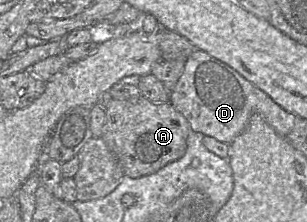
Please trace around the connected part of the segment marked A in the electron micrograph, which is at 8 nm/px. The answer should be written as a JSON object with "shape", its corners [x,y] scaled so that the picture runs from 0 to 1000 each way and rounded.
{"shape":[[[453,428],[414,450],[362,446],[342,491],[345,527],[329,622],[381,712],[401,779],[453,802],[511,775],[541,739],[586,716],[609,671],[609,617],[622,595],[609,536],[554,459],[498,464]]]}

